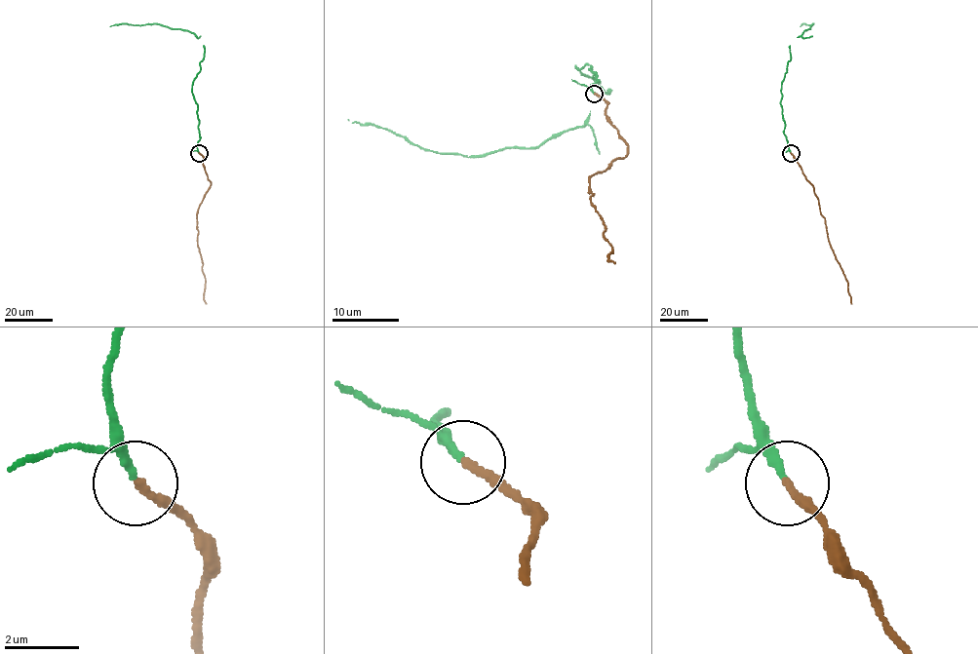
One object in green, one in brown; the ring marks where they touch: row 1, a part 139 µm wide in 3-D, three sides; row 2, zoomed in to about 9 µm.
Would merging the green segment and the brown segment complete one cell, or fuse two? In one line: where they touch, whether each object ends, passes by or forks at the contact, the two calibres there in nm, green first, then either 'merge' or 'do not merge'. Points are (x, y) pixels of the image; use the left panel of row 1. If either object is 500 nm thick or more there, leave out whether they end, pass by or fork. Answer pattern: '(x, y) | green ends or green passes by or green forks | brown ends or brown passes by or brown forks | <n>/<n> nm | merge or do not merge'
(199, 153) | green ends | brown ends | 200/200 nm | merge

